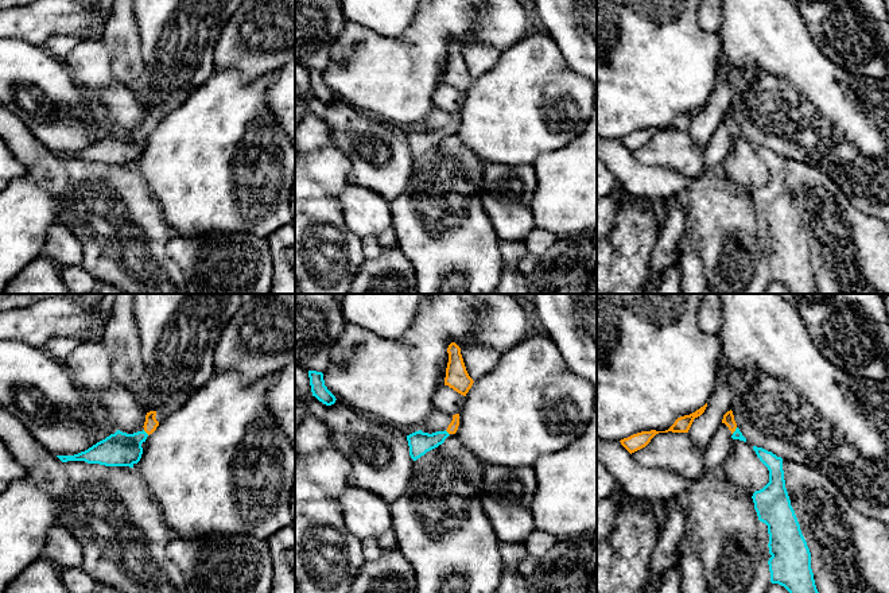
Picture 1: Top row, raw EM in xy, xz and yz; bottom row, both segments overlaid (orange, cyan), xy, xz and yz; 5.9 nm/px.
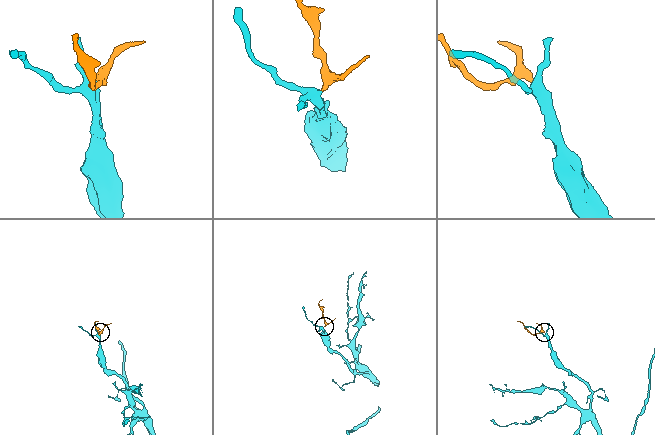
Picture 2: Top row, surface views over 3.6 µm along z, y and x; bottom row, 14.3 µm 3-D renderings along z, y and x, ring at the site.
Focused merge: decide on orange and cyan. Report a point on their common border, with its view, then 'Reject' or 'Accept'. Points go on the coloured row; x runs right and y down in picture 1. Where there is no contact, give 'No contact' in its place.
Touches orange at yz (734, 430). Accept

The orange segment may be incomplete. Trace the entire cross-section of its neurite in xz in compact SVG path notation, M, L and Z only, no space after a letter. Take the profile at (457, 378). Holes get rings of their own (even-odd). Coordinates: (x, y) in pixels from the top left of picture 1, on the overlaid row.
M451 342L447 348L447 353L449 363L446 368L444 385L449 385L458 394L466 396L474 381L466 371L461 348L455 342Z

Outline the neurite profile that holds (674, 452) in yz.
M659 433L651 442L632 453L632 458L649 469L664 469L684 478L699 478L704 450L695 446L688 433Z

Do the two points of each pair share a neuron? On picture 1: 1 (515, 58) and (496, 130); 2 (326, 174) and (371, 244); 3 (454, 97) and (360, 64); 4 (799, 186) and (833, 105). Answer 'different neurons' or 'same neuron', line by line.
1: same neuron
2: different neurons
3: different neurons
4: different neurons

